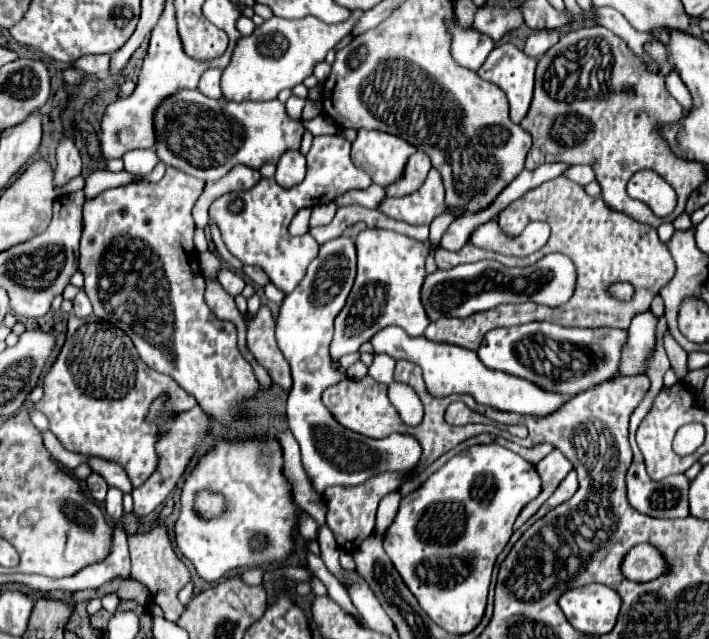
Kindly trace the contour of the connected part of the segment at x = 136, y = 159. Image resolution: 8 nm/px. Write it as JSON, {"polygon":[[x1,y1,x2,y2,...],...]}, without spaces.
{"polygon":[[129,150,123,154,121,160,125,164,125,172,135,174,135,176,147,176,159,162,153,150]]}

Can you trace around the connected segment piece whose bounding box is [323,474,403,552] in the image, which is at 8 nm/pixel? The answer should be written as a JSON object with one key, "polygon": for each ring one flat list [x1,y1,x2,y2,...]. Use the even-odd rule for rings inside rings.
{"polygon":[[379,474,379,478,373,478,369,482,365,482,365,486,355,486,355,488,329,488,323,494,323,500,327,502,327,524,335,534,337,544,347,550,353,552,367,536,373,534,375,530,375,512,377,512,377,504,381,502,383,496,397,492,403,484,403,476,401,474]]}

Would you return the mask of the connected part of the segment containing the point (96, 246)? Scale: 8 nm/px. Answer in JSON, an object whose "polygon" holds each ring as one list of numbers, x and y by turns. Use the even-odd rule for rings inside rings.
{"polygon":[[167,168,165,176,159,180,159,182,139,182,139,184,127,184,127,186,119,186,119,188,109,188,105,192,101,192,97,198,93,200,87,200,85,206,83,206,83,236,81,236,81,246,79,246,79,272,85,276,85,292,93,304,93,314,101,320,107,320,111,324,115,324,117,328,121,328,131,340,133,344,137,346,137,352,141,356,141,360,157,370,157,372,163,372,163,374,169,374,177,384,183,386,185,392,189,392,197,404,203,408,205,414,209,414,217,424,221,424,223,428,231,430,231,424,235,422,247,422,251,416,247,414,247,408,245,404,255,400,257,394,259,394,259,382,257,382,257,376,251,368,251,364,241,356,239,348,237,348,237,330,233,326,233,322,227,322,227,320,219,320,207,306,205,302,205,278,199,270,199,260,197,260,197,252,195,252,195,246,193,246,193,234,195,234,195,222,193,222,193,206,197,202,197,198,201,196,203,192,203,182,189,176,189,174,181,174,181,170,175,170,175,168],[117,238,117,260,103,260,107,250,111,248,113,240]]}

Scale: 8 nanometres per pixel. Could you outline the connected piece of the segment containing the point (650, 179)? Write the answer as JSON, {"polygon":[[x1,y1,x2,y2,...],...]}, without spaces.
{"polygon":[[653,170,637,172,631,178,627,192,631,194,631,198,645,202,657,216,667,216,677,204,675,190]]}

